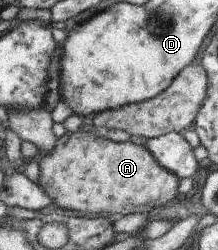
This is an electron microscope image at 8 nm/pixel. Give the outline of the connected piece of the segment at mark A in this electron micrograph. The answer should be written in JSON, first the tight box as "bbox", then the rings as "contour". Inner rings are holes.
{"bbox":[36,131,179,215],"contour":[[[75,131],[65,132],[55,140],[51,151],[43,154],[38,162],[36,184],[45,192],[50,201],[61,209],[97,215],[97,213],[115,213],[127,215],[148,213],[158,210],[177,192],[179,180],[172,173],[164,170],[145,146],[135,145],[129,140],[124,143],[113,143],[104,137],[102,132]]]}

